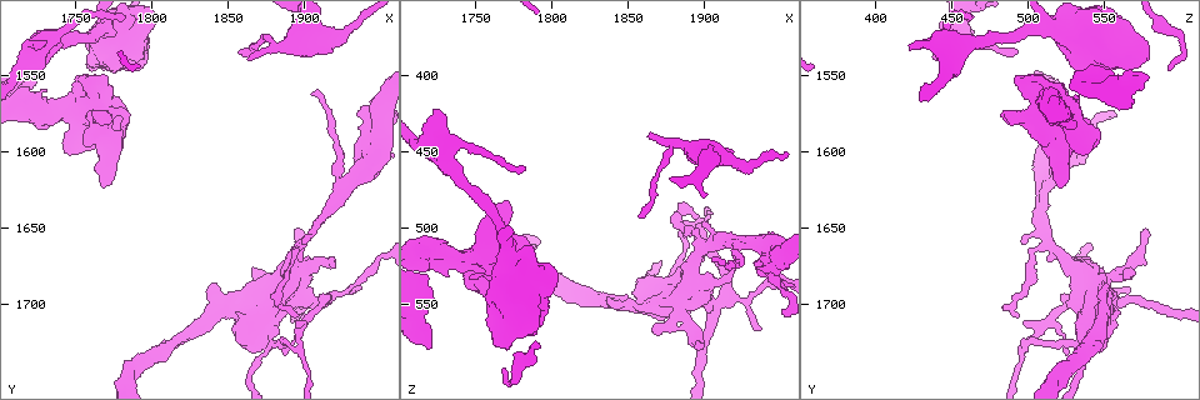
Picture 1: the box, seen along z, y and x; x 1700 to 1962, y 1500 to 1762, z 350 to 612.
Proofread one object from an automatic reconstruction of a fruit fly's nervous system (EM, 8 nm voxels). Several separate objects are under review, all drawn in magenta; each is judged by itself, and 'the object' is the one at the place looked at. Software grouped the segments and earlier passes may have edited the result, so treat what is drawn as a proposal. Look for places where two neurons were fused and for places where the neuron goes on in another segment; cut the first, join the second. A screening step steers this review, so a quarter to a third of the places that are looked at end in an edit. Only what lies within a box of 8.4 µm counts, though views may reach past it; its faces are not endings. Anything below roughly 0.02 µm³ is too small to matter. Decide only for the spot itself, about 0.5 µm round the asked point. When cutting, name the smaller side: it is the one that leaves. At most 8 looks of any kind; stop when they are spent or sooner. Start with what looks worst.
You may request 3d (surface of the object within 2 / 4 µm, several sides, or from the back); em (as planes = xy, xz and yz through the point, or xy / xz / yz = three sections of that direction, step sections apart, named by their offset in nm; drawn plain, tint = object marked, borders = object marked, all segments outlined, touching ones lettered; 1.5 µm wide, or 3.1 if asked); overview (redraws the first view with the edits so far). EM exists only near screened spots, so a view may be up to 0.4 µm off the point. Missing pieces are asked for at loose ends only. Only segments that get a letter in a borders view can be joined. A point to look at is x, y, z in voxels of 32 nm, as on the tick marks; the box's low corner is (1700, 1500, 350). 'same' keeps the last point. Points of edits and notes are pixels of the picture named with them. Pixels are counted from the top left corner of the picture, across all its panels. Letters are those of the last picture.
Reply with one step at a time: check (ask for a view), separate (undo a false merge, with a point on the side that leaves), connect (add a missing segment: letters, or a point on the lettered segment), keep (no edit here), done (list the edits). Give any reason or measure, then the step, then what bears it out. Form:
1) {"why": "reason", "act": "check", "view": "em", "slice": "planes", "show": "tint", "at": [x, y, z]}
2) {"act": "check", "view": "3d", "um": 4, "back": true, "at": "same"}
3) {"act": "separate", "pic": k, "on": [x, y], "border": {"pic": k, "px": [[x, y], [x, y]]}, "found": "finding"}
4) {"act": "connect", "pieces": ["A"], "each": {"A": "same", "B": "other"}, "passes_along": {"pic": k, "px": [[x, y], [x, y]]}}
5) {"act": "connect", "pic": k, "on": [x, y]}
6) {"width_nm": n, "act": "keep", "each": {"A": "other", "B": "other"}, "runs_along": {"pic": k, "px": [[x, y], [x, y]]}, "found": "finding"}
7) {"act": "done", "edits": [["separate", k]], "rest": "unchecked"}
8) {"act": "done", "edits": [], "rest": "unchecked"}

{"why": "an open end", "act": "check", "view": "em", "slice": "yz", "step": 4, "show": "borders", "at": [1772, 1622, 522]}

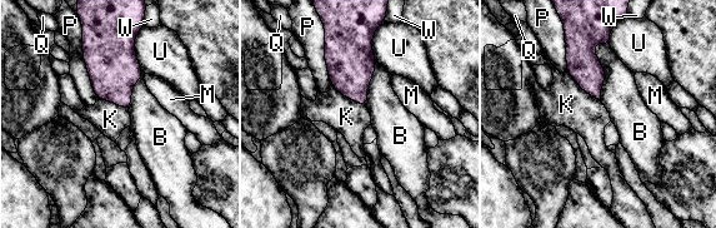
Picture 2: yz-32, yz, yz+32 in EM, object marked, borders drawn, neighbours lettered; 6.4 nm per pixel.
{"act": "keep", "each": {"B": "other", "K": "other", "M": "other", "P": "other", "Q": "other", "U": "other", "W": "other"}, "border": {"pic": 2, "px": [[566, 70], [582, 89], [600, 102]]}, "found": "none of them fits"}

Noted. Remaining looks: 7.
{"why": "touches itself", "act": "check", "view": "em", "slice": "xy", "step": 4, "show": "tint", "at": [1886, 1724, 500]}

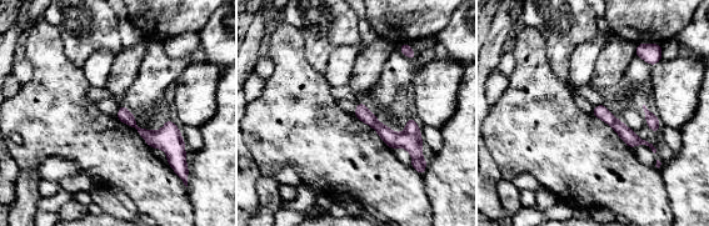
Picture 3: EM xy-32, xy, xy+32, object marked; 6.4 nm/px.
{"why": "another direction", "act": "check", "view": "em", "slice": "planes", "show": "borders", "at": "same"}

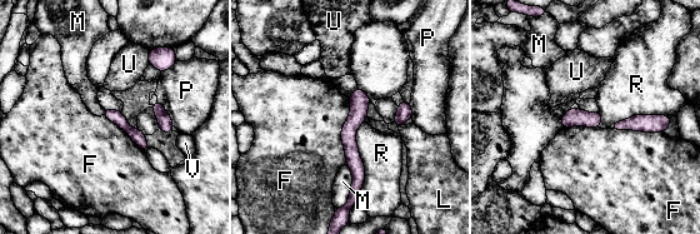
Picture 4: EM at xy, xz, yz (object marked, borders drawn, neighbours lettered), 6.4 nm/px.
{"act": "separate", "pic": 4, "on": [138, 137], "each": {"F": "other", "L": "other", "M": "other", "P": "other", "R": "other", "U": "other", "V": "other"}, "border": {"pic": 4, "px": [[129, 127], [126, 132]]}, "found": "a second neuron is stuck on"}

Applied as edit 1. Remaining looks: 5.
{"why": "see it whole again", "act": "check", "view": "overview"}

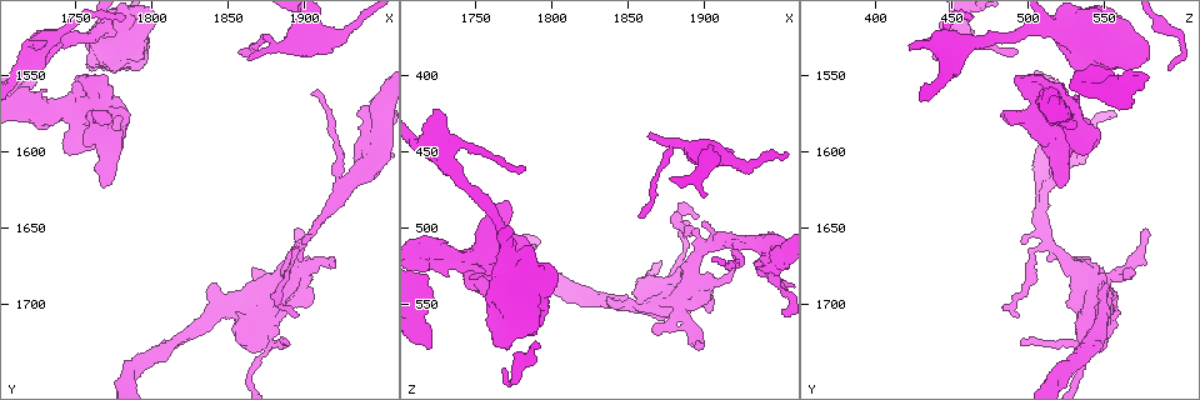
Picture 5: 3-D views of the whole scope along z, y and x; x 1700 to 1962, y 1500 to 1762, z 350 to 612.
{"act": "check", "view": "em", "slice": "planes", "show": "plain", "at": [1718, 1550, 580]}

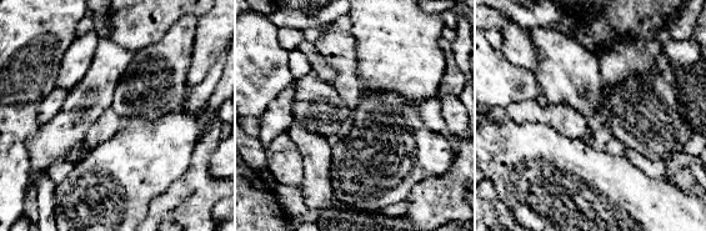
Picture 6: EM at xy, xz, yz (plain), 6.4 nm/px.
{"act": "check", "view": "em", "slice": "planes", "show": "borders", "at": "same"}

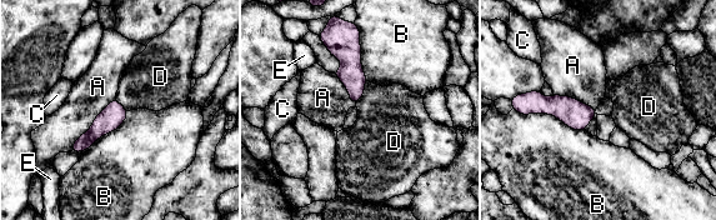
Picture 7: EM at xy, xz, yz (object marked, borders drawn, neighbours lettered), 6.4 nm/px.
{"act": "keep", "each": {"A": "other", "B": "other", "C": "other", "D": "other", "E": "other"}, "runs_along": {"pic": 7, "px": [[124, 113], [114, 114], [75, 149]]}, "found": "none of them fits"}

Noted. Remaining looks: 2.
{"act": "done", "edits": [["separate", 4]], "rest": "unchecked"}

